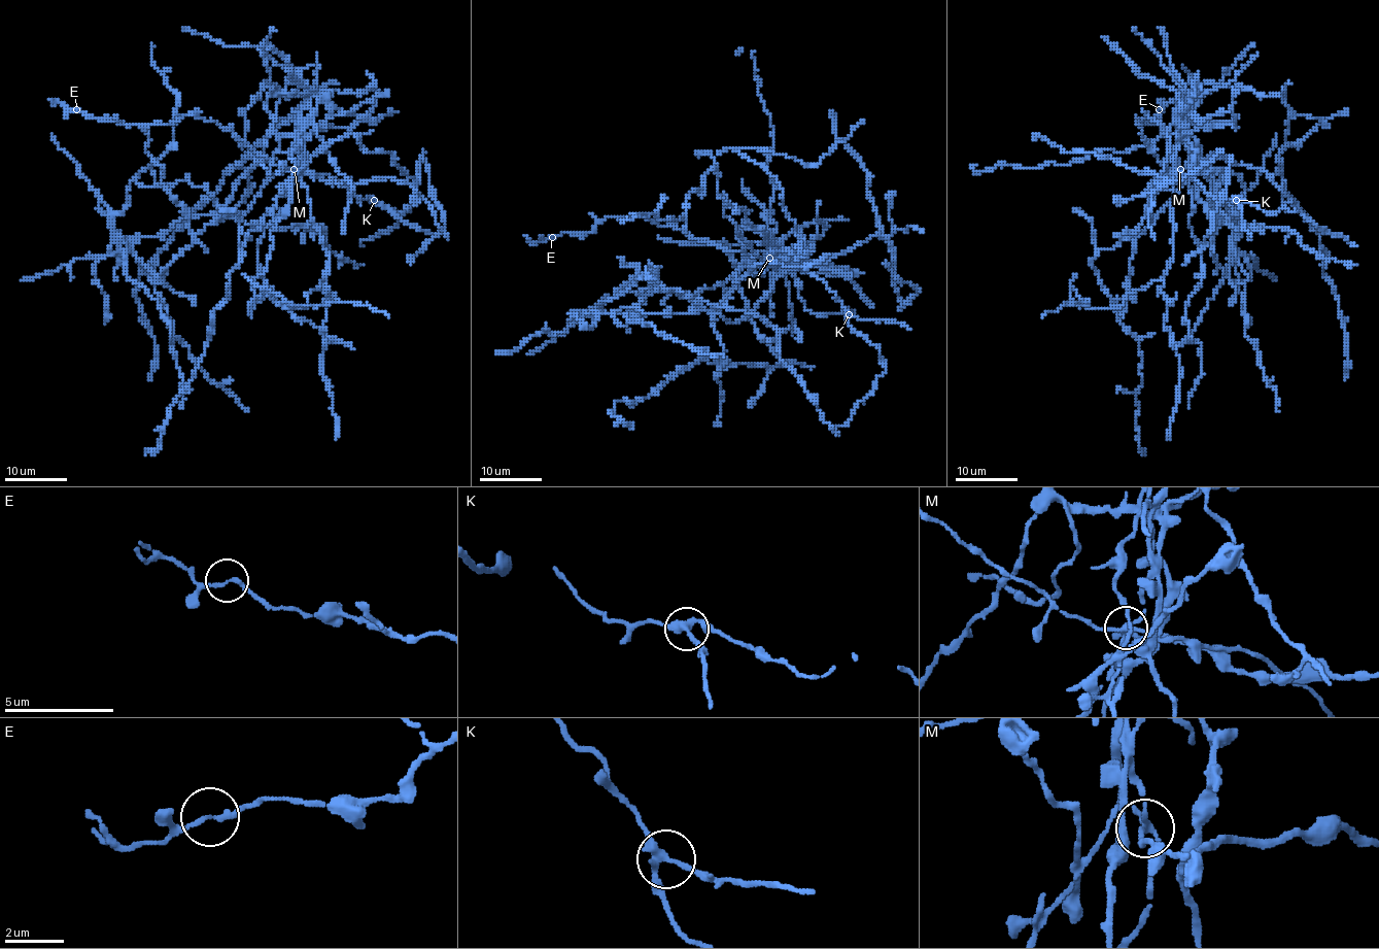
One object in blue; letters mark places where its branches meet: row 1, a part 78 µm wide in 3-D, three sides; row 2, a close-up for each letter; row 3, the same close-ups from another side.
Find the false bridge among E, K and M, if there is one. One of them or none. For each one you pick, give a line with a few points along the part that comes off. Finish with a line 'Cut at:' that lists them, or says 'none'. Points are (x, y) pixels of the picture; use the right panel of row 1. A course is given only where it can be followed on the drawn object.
M: foreign part runs (1180, 169), (1186, 133), (1229, 276), (1235, 234), (1219, 179), (1232, 225), (1287, 228), (1354, 266)
Cut at: M

